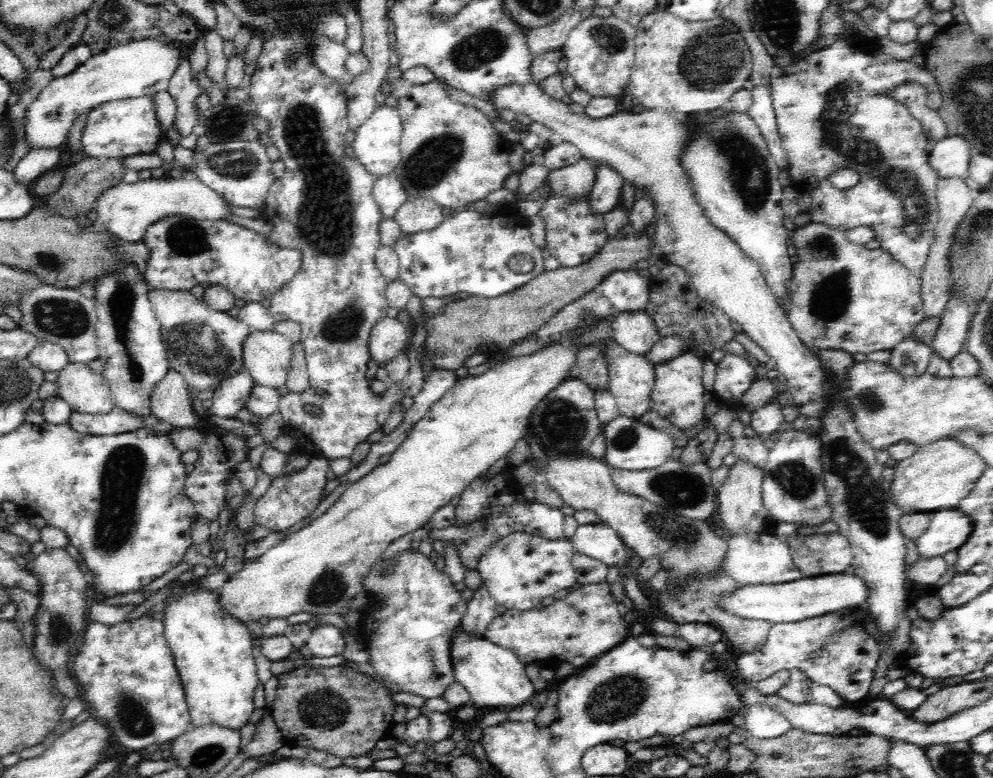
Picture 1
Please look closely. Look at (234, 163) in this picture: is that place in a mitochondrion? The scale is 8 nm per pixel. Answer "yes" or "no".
yes

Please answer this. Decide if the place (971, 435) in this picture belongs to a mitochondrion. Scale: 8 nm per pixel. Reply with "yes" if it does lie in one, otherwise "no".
no

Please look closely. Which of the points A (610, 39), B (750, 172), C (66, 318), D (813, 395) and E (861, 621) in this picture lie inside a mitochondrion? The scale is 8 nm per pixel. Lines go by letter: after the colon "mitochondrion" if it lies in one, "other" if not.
A: mitochondrion
B: mitochondrion
C: mitochondrion
D: other
E: other

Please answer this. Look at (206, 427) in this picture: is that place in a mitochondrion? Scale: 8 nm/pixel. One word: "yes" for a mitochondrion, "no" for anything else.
no

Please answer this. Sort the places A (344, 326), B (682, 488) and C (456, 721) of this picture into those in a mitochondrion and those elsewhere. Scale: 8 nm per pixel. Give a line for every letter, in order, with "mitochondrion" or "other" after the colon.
A: mitochondrion
B: mitochondrion
C: other

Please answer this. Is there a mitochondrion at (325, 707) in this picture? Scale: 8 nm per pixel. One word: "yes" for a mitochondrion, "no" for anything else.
yes

